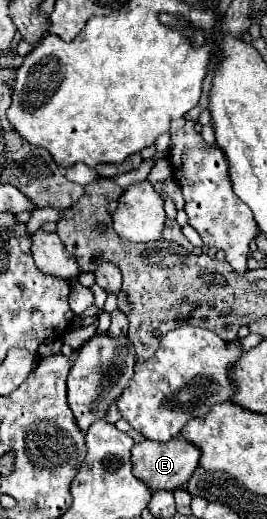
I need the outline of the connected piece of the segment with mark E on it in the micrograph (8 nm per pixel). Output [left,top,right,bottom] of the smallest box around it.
[131,436,199,490]

